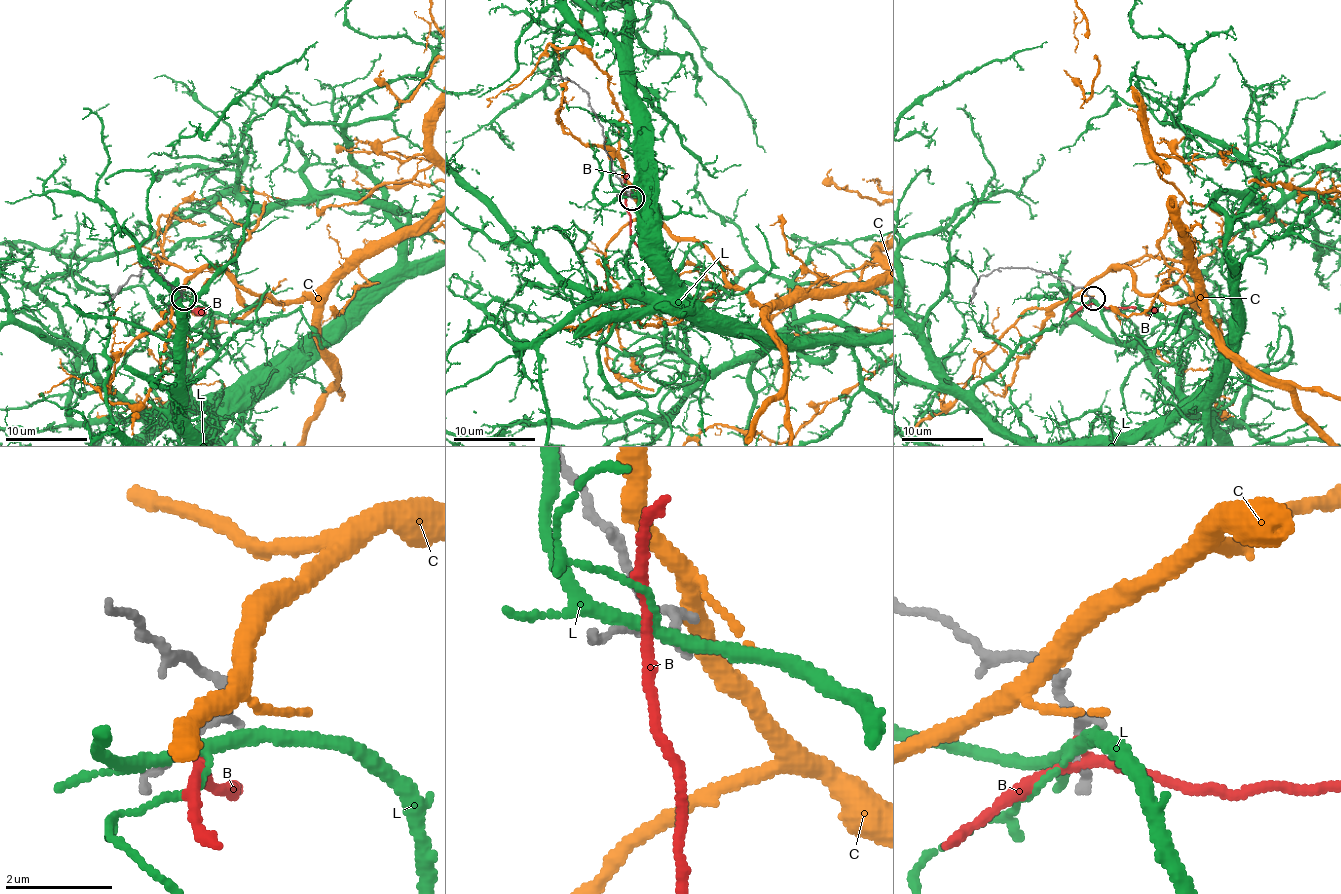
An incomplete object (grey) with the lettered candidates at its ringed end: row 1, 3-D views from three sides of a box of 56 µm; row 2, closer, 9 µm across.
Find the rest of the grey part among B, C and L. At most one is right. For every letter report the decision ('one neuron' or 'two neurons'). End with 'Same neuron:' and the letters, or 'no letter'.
B: two neurons
C: two neurons
L: two neurons
Same neuron: no letter

